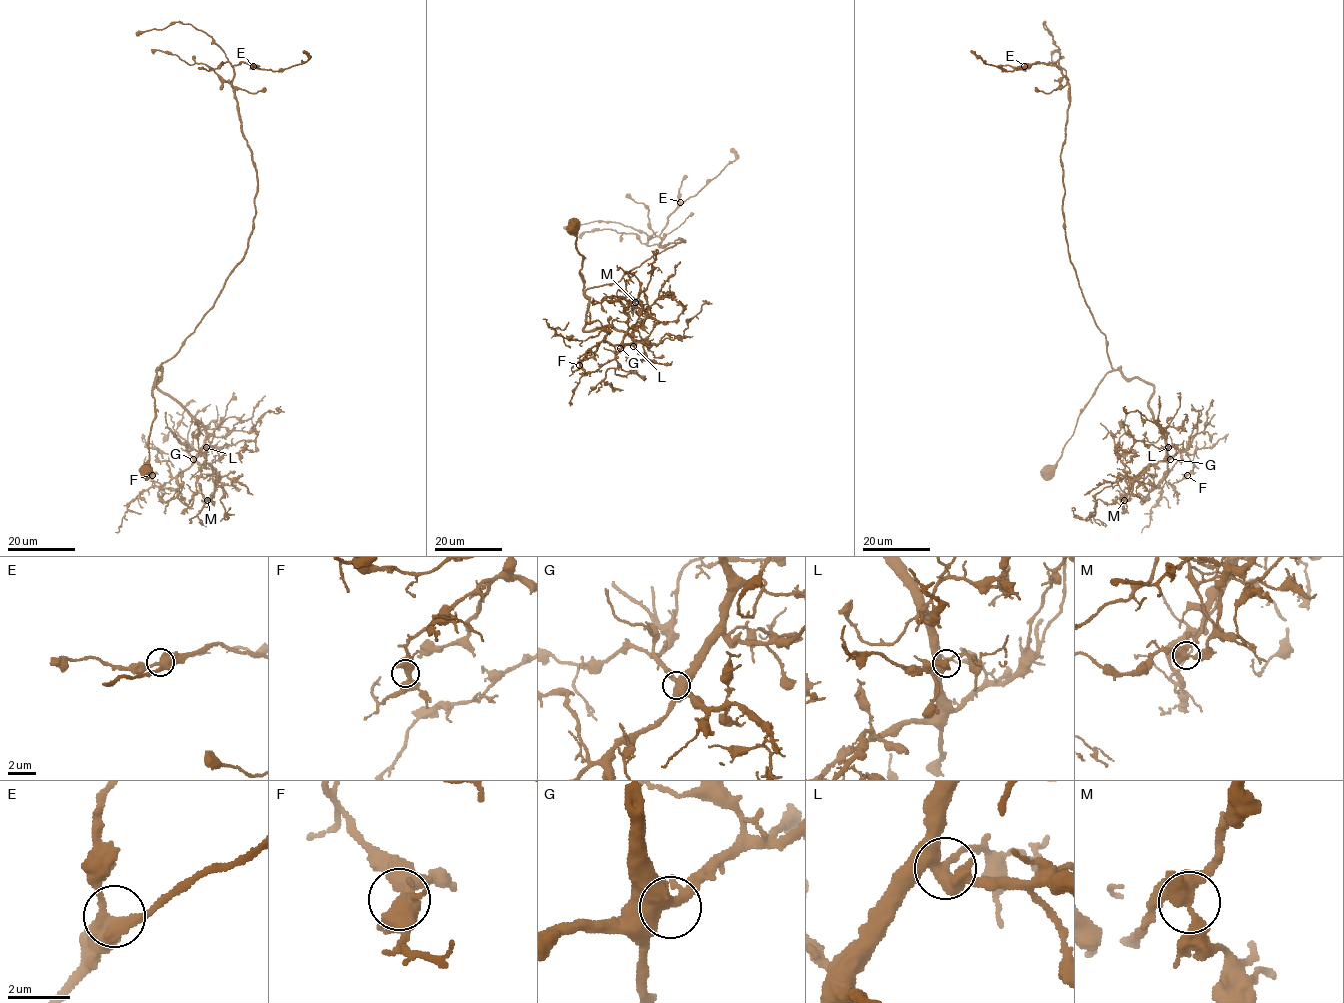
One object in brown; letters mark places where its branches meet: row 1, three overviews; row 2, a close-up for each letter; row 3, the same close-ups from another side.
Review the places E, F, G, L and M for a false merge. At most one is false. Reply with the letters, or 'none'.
M

